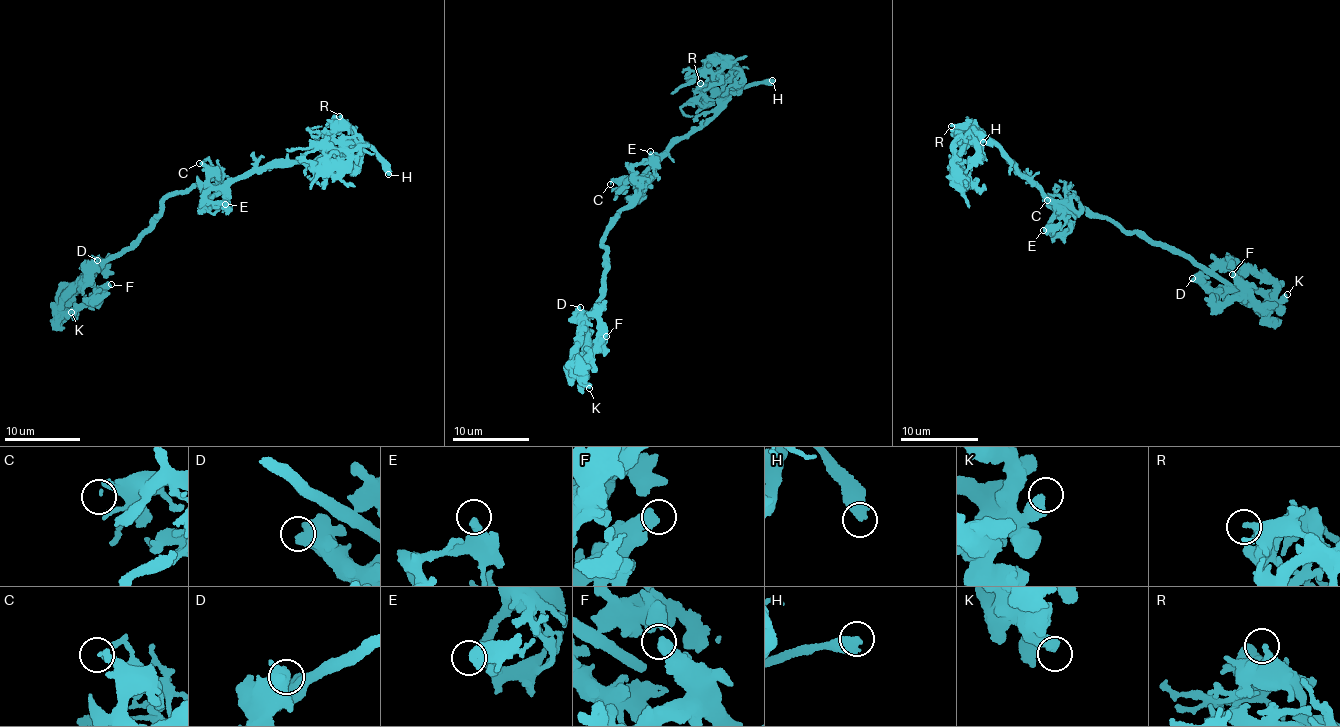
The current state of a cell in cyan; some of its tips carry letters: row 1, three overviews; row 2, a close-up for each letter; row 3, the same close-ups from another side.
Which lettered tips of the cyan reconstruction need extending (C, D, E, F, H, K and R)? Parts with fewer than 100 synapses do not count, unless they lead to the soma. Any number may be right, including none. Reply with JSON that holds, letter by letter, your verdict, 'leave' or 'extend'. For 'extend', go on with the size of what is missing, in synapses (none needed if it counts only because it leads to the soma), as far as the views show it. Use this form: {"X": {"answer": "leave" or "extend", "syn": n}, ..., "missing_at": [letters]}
{"C": {"answer": "leave"}, "D": {"answer": "leave"}, "E": {"answer": "leave"}, "F": {"answer": "leave"}, "H": {"answer": "extend"}, "K": {"answer": "leave"}, "R": {"answer": "leave"}, "missing_at": ["H"]}

